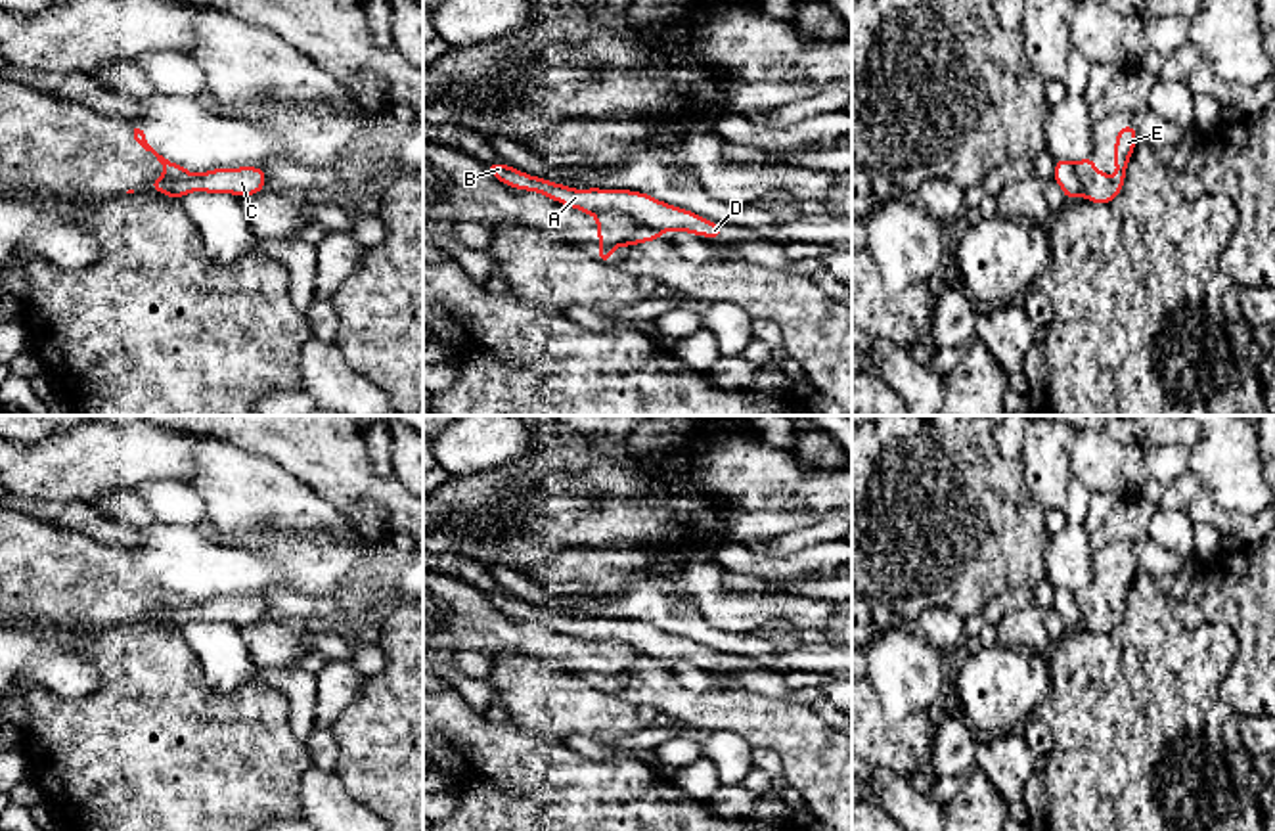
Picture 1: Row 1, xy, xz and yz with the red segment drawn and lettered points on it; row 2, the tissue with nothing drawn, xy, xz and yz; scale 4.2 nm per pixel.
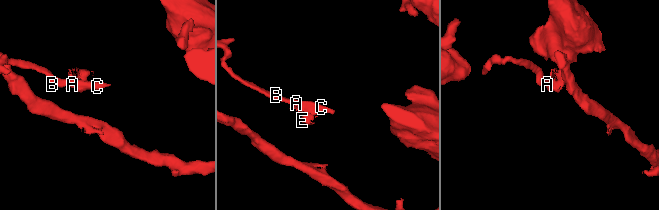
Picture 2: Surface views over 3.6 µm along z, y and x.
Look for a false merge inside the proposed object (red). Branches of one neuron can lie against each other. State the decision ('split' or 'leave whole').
split

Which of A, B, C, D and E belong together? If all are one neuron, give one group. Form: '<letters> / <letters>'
A B C D / E

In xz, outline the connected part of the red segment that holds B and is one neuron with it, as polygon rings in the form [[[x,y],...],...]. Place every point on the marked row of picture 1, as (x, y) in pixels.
[[[486,163],[486,168],[496,180],[509,188],[542,193],[586,214],[615,213],[624,214],[645,228],[689,232],[708,239],[722,237],[722,226],[687,209],[659,201],[649,193],[601,188],[574,190],[565,184],[549,182],[548,178],[536,178],[502,163]]]

